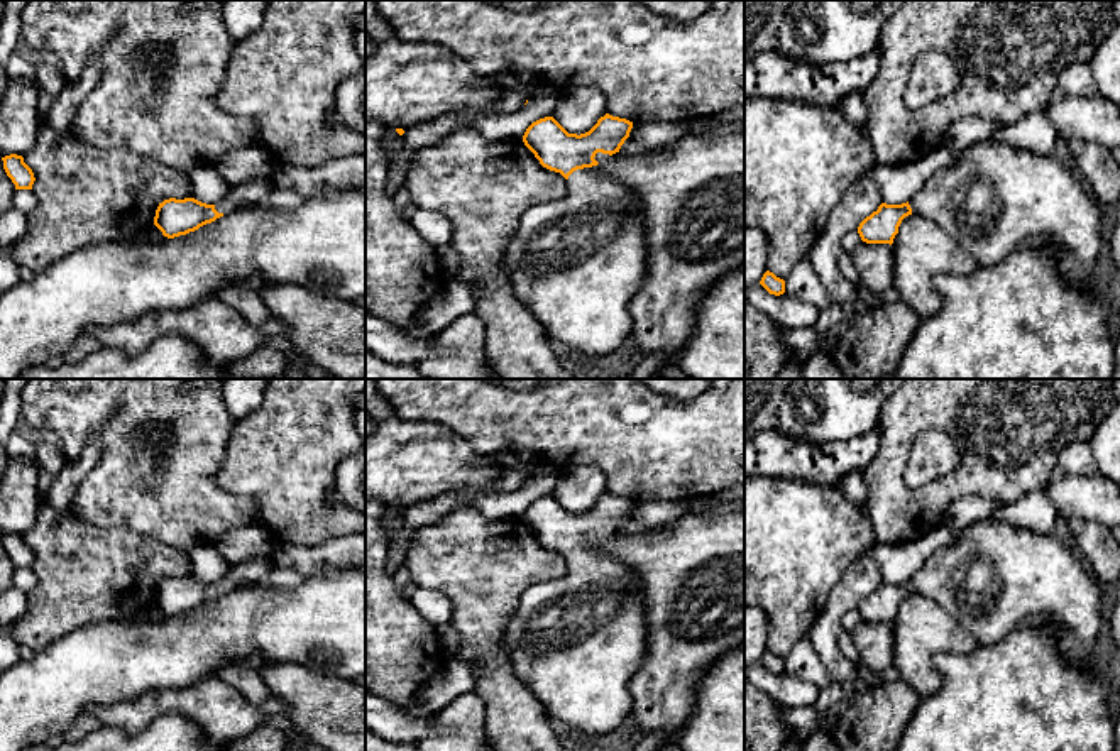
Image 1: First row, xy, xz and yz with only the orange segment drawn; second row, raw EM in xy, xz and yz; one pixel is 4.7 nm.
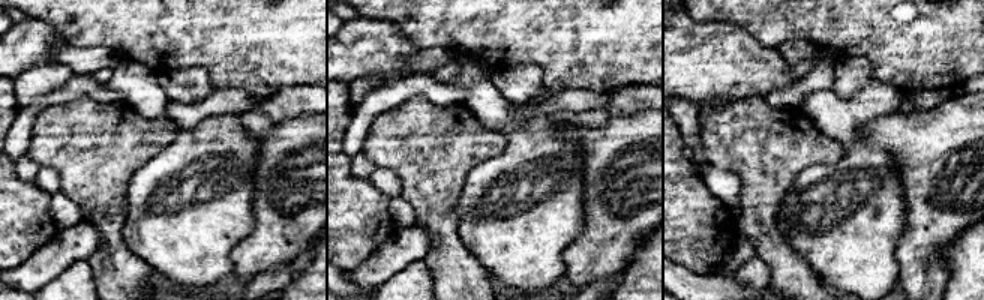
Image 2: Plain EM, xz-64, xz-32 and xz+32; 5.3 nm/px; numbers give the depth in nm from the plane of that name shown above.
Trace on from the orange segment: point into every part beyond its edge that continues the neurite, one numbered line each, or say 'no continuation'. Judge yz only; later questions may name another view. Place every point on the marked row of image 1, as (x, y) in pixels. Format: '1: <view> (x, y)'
1: yz (995, 197)

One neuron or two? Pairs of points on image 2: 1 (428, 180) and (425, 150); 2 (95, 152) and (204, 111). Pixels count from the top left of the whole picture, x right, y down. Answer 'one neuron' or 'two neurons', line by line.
1: one neuron
2: two neurons

